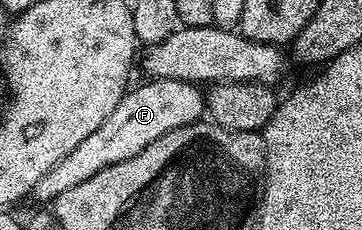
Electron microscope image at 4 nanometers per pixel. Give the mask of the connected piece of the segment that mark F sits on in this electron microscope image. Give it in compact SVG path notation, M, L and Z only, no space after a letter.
M149 79L146 85L138 89L130 88L122 97L121 102L111 111L107 119L71 155L59 159L47 175L43 175L41 182L37 184L36 196L52 199L58 193L67 191L79 183L86 181L107 165L114 165L123 159L131 159L131 155L137 155L155 139L167 135L167 131L196 125L207 113L207 97L201 94L196 84L191 81L176 81L175 79Z

